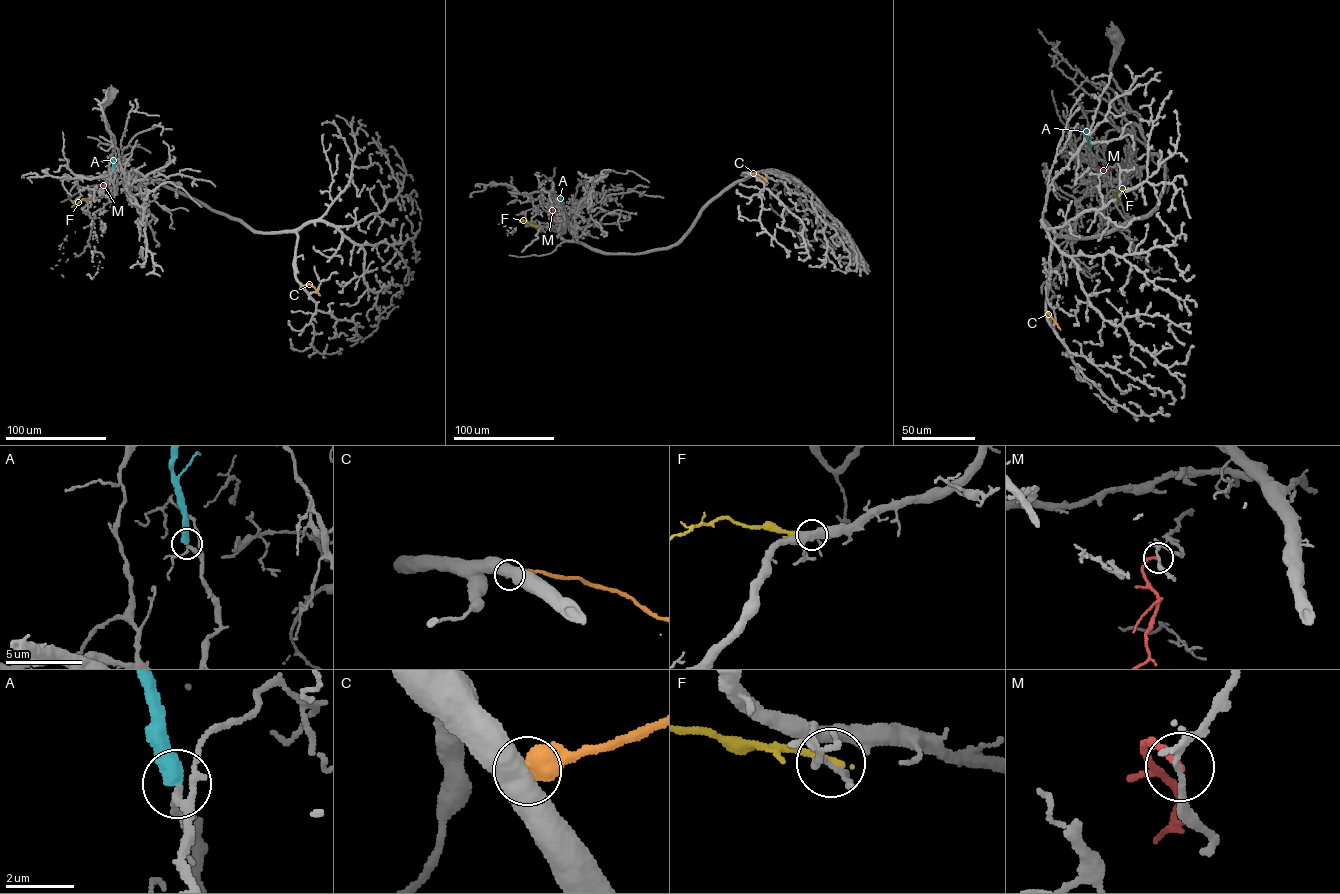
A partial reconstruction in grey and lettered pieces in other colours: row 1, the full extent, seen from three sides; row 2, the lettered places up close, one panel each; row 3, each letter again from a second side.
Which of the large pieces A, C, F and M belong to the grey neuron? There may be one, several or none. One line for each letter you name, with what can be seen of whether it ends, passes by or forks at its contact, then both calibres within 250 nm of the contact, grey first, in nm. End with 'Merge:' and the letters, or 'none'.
A: it ends | 190/480 nm
Merge: A

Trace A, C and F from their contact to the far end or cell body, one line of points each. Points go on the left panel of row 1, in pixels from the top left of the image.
A: (113, 170), (113, 157)
C: (302, 286), (311, 284), (320, 295)
F: (90, 200), (83, 199), (71, 207)

